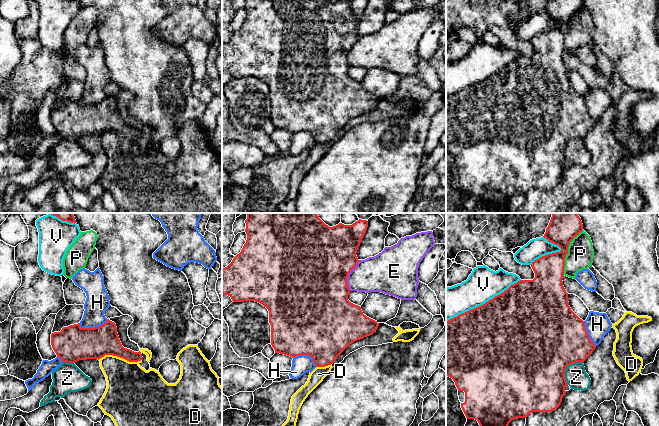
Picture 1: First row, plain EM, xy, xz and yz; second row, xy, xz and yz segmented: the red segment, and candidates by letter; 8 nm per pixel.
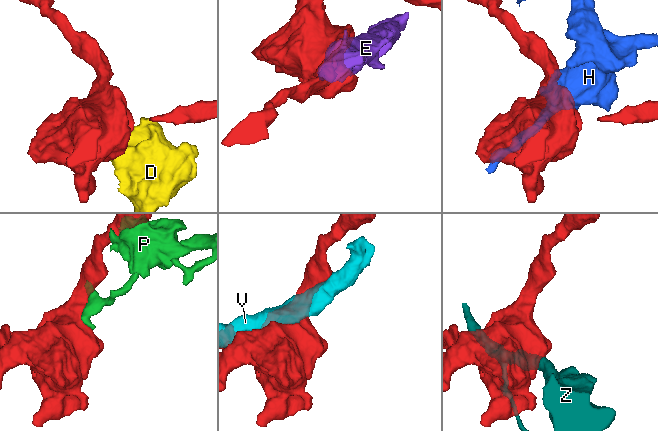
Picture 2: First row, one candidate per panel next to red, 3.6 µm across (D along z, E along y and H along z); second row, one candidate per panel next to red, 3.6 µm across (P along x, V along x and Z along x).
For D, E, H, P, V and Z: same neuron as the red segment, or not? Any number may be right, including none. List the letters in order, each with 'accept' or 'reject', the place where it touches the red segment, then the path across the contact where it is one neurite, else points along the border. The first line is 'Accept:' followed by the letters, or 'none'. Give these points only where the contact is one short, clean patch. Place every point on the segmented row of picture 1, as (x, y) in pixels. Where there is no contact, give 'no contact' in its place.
Accept: none
D: reject | xy (119, 356)
E: reject | xz (347, 275)
H: reject | xy (92, 328)
P: reject | yz (564, 260)
V: reject | yz (483, 304)
Z: reject | yz (565, 368)

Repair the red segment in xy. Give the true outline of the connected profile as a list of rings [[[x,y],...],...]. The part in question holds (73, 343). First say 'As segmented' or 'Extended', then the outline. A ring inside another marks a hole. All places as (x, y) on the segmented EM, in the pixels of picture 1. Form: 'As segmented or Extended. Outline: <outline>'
As segmented. Outline: [[[109,319],[106,323],[95,328],[81,328],[80,324],[63,327],[60,332],[51,334],[51,345],[56,355],[62,362],[75,363],[79,360],[100,359],[105,355],[113,355],[129,362],[142,360],[141,352],[134,352],[124,348],[120,342],[116,324]]]

